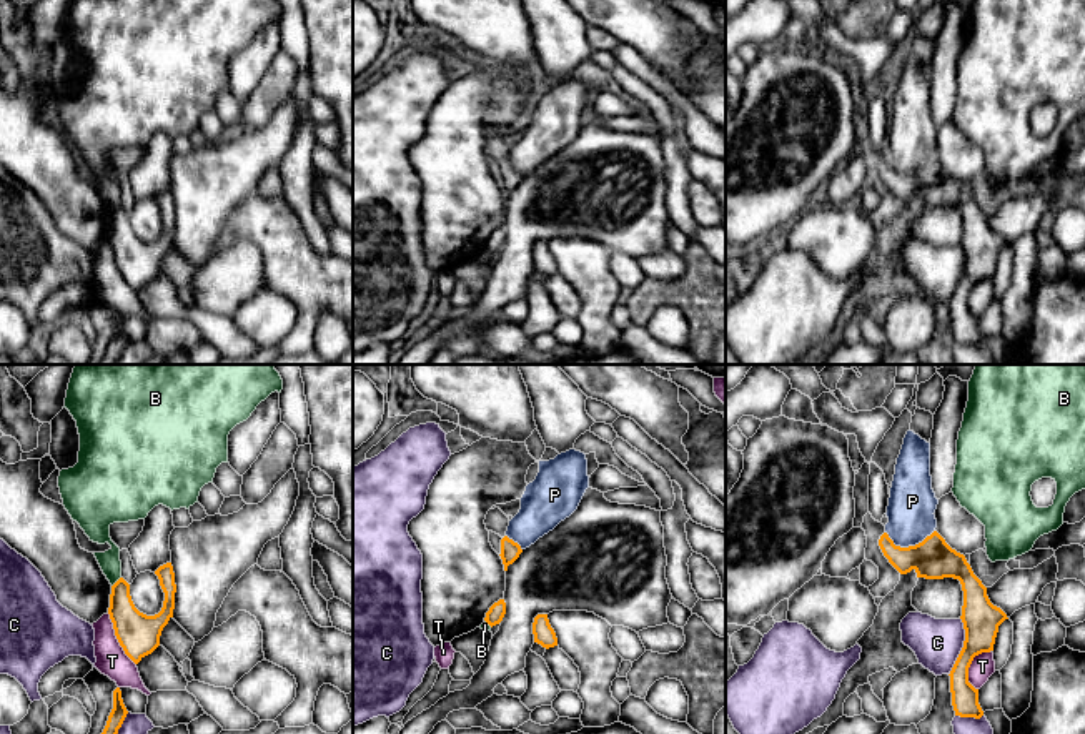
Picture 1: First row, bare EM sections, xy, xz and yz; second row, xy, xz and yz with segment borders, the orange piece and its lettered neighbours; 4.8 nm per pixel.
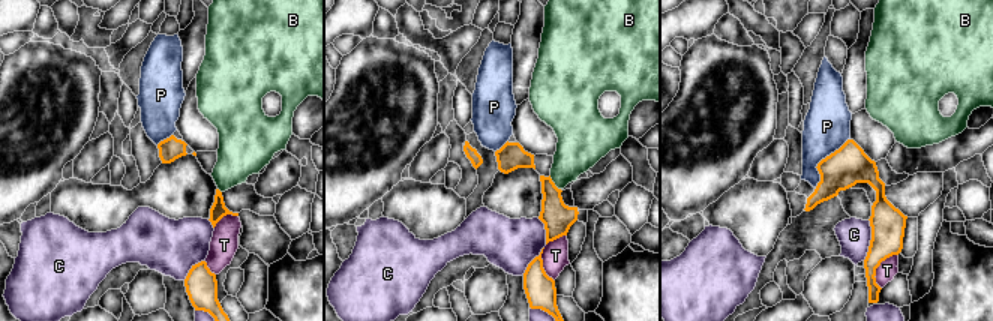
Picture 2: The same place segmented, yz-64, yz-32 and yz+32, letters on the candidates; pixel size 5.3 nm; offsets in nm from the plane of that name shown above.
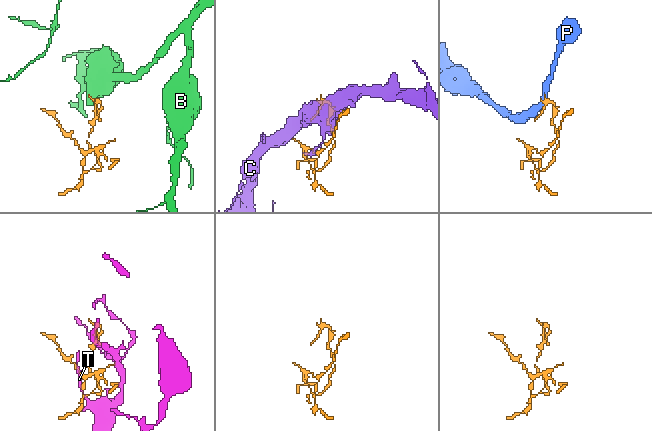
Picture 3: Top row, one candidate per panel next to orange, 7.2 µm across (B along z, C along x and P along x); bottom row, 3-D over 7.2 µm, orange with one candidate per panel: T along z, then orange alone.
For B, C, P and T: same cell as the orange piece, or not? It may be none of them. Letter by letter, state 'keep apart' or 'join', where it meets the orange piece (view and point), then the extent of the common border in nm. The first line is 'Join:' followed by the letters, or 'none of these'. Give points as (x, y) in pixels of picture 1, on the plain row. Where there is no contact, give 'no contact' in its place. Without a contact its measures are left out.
Join: none of these
B: keep apart | xy (117, 208) | 70 nm
C: keep apart | yz (964, 273) | 280 nm
P: keep apart | yz (909, 173) | 240 nm
T: keep apart | xy (117, 265) | 300 nm

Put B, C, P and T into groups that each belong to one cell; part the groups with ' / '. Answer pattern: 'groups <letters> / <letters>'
groups B / C / P / T

